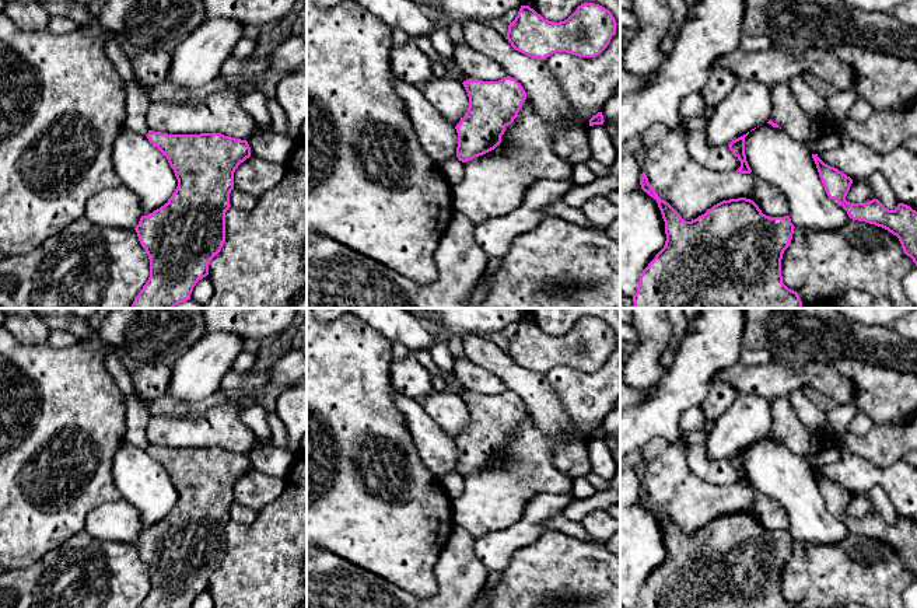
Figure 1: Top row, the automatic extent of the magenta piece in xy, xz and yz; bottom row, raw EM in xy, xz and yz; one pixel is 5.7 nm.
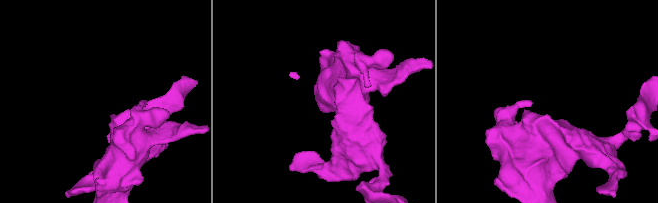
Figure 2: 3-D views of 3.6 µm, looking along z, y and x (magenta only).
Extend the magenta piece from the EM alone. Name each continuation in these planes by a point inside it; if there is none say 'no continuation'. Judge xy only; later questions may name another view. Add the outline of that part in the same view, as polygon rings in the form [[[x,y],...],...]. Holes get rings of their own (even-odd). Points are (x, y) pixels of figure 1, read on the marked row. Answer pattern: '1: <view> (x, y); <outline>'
no continuation

